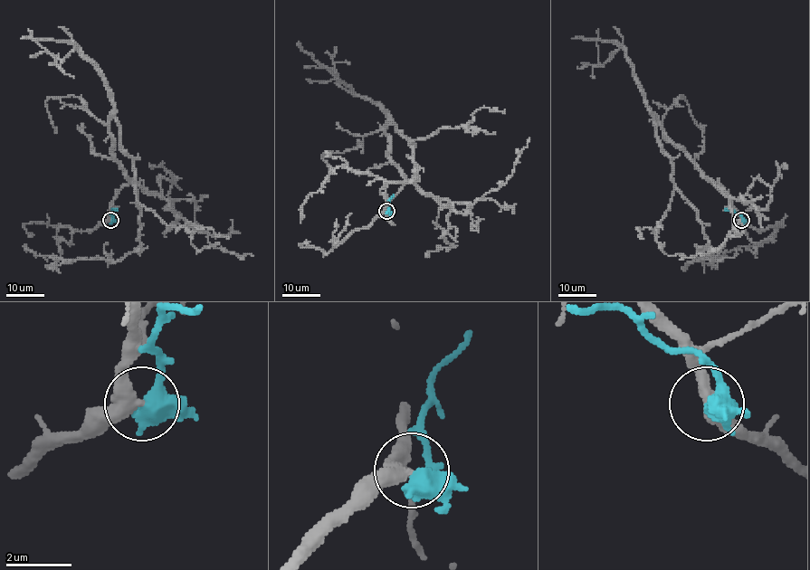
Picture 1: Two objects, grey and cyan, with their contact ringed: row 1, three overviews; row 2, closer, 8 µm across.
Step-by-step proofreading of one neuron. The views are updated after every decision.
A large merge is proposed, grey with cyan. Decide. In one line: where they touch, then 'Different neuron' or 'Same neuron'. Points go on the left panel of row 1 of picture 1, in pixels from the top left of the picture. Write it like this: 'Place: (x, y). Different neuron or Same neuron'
Place: (110, 220). Different neuron

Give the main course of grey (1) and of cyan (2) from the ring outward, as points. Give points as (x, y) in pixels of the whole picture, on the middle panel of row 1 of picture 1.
1: (387, 211), (404, 182), (389, 156), (393, 123), (411, 142), (415, 179), (338, 166), (308, 196), (300, 223)
2: (385, 211), (394, 194)

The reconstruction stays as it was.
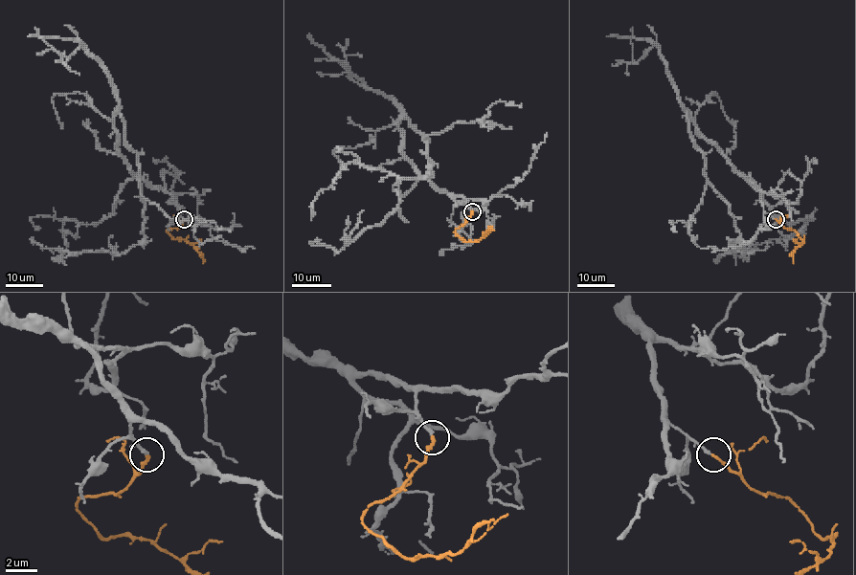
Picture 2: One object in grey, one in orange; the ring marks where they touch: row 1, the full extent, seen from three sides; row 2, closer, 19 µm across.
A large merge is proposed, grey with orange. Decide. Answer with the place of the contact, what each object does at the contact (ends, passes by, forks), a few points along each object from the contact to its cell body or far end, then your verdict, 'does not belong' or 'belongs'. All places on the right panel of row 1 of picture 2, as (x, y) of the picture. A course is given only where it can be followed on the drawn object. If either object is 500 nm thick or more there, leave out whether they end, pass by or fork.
(776, 219) | grey ends | orange ends | grey via (775, 219), (760, 192), (687, 112), (707, 183), (728, 205), (744, 243), (743, 254), (729, 253), (783, 237) | orange via (775, 219), (803, 238), (793, 253), (793, 262) | belongs

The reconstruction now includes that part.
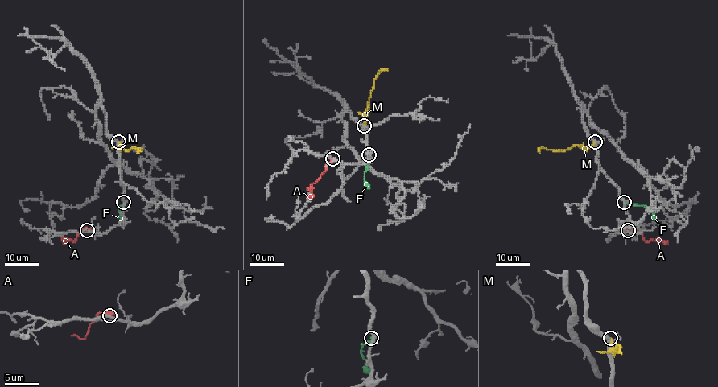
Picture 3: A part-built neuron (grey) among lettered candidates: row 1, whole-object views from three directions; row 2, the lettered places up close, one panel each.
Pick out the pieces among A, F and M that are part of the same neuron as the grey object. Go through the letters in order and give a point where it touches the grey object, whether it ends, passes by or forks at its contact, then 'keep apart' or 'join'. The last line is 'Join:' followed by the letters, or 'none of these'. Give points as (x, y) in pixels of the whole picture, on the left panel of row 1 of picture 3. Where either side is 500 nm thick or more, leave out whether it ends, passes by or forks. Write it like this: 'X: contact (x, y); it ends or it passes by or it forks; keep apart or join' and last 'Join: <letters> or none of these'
A: contact (87, 230); keep apart
F: contact (123, 202); it ends; keep apart
M: contact (118, 142); it ends; keep apart
Join: none of these

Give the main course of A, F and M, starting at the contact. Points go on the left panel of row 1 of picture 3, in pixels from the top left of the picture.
A: (87, 230), (83, 228), (74, 240), (66, 240), (63, 243)
F: (123, 202), (119, 204), (118, 211), (124, 219)
M: (118, 142), (119, 147), (122, 145), (125, 150), (136, 147), (142, 151)

